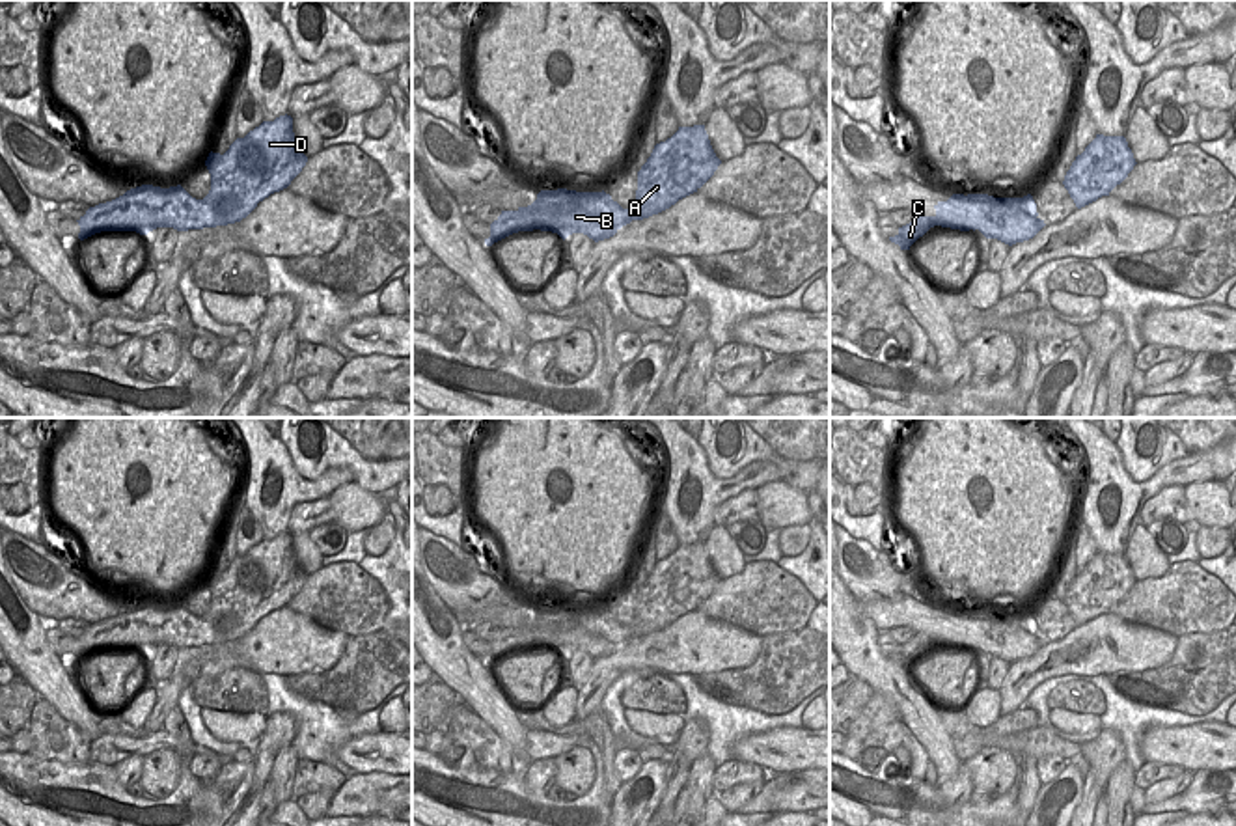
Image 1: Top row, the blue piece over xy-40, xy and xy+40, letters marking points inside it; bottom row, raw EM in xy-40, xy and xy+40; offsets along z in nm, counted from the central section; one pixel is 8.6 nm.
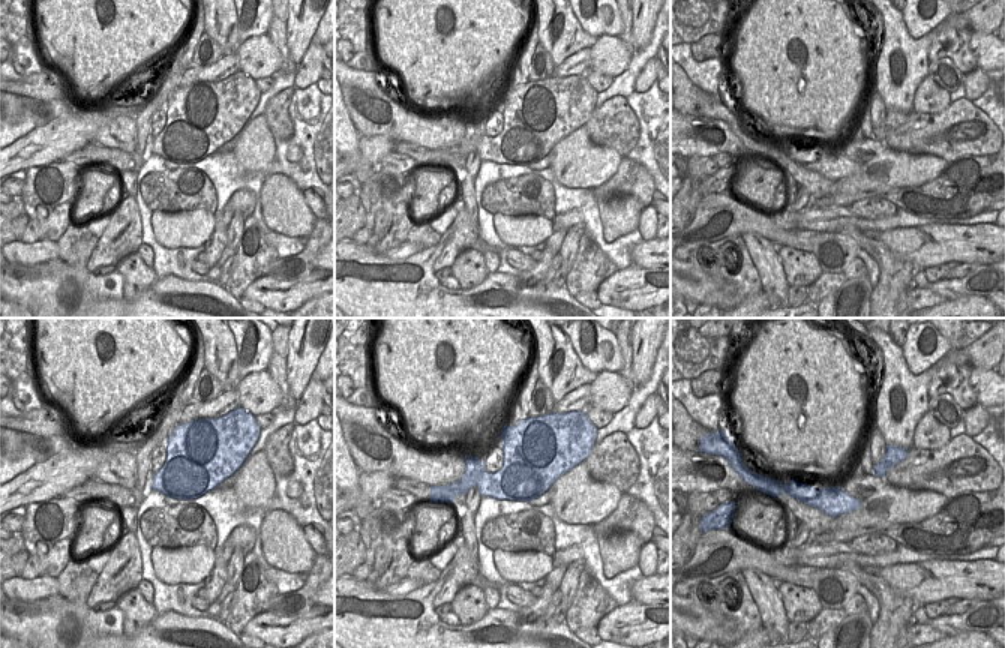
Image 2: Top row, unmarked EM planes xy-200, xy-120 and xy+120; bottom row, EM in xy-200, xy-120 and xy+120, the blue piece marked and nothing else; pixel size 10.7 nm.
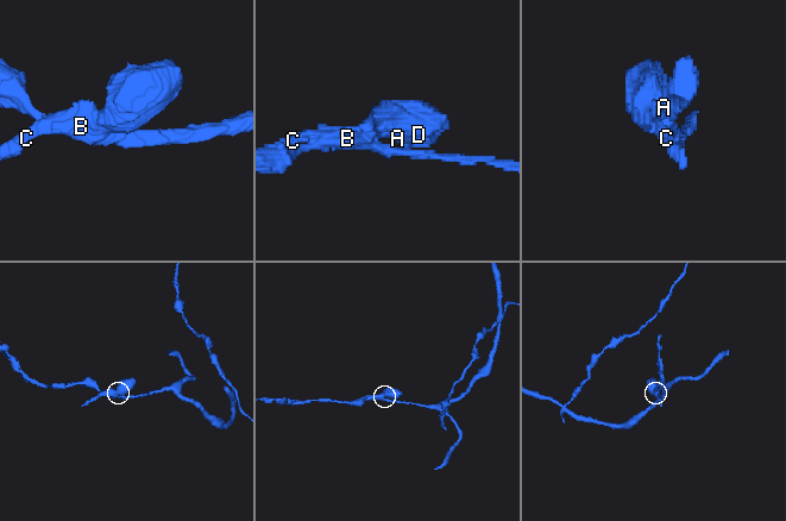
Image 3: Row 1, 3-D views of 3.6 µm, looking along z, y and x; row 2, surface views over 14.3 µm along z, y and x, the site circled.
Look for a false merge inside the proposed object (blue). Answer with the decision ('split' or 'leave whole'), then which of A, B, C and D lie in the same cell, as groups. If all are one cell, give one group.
split | A C D / B

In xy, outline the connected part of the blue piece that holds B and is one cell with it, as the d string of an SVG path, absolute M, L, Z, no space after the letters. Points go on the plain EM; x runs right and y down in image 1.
M557 625L554 640L544 640L541 649L557 651L563 658L572 651L584 651L595 660L613 654L621 645L595 636L587 626Z

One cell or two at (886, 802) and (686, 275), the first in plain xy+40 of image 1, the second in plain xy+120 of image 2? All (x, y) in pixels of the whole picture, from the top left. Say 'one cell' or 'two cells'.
one cell

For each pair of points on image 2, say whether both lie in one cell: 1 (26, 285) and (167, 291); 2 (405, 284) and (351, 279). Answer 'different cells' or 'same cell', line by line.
1: same cell
2: same cell

